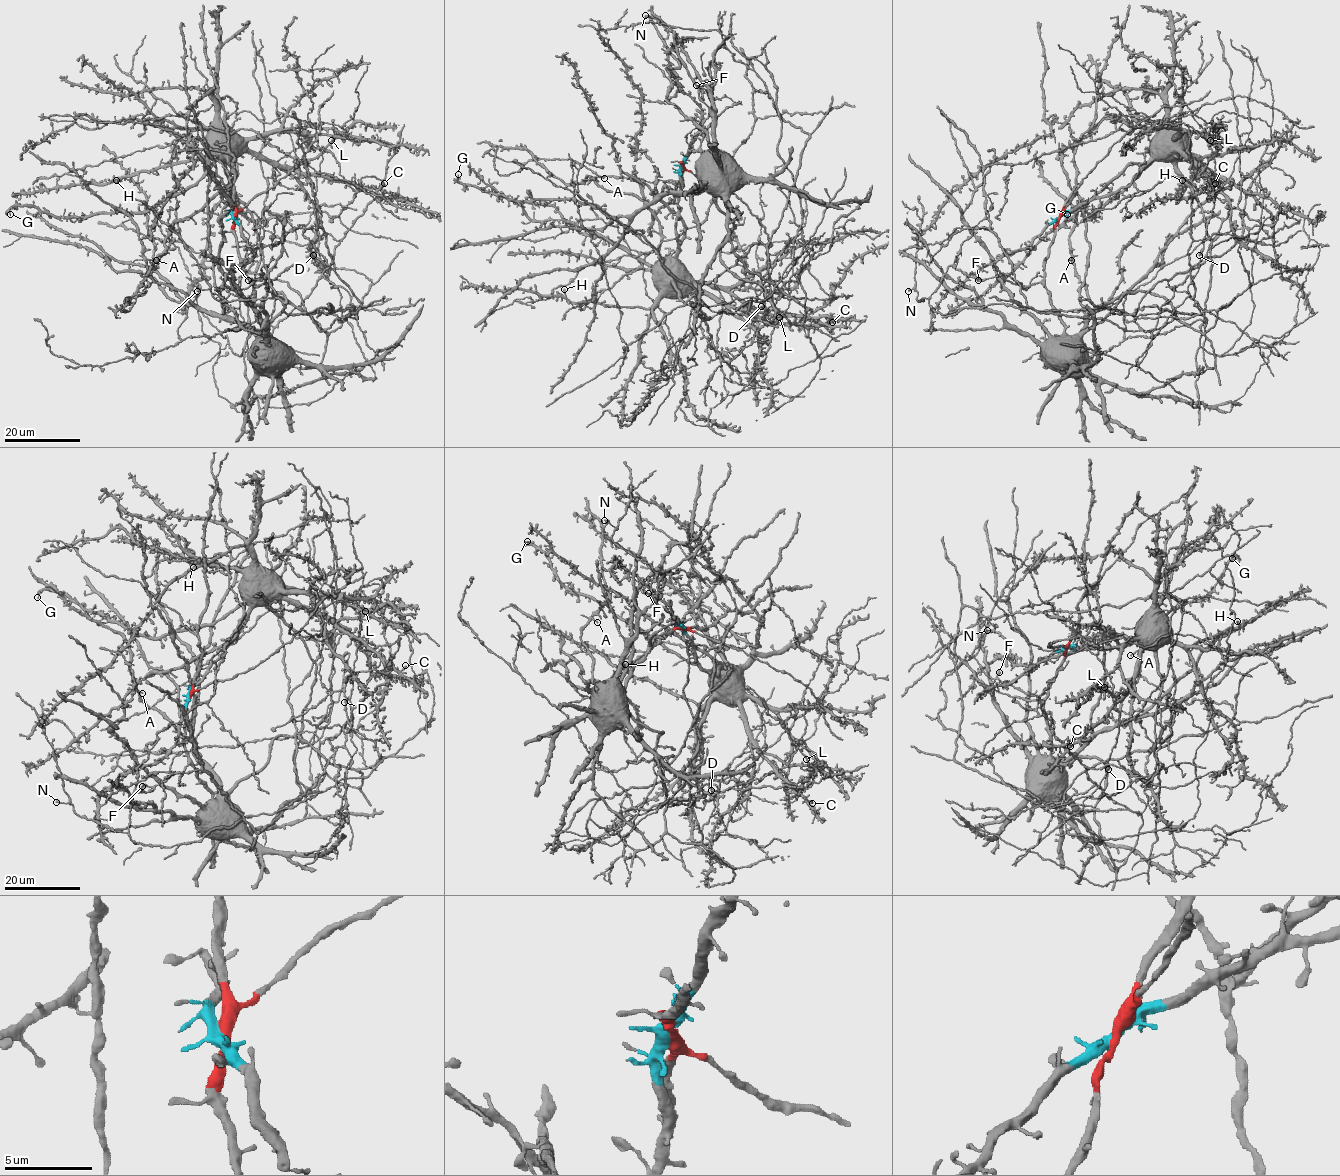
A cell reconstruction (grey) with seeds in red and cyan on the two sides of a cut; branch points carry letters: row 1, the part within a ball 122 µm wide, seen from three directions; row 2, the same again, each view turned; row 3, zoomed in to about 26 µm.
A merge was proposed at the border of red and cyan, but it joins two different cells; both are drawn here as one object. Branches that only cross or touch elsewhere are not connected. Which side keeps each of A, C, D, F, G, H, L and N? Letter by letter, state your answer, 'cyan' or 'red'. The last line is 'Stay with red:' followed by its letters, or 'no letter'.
A: red
C: cyan
D: cyan
F: red
G: cyan
H: cyan
L: cyan
N: red
Stay with red: A, F, N

